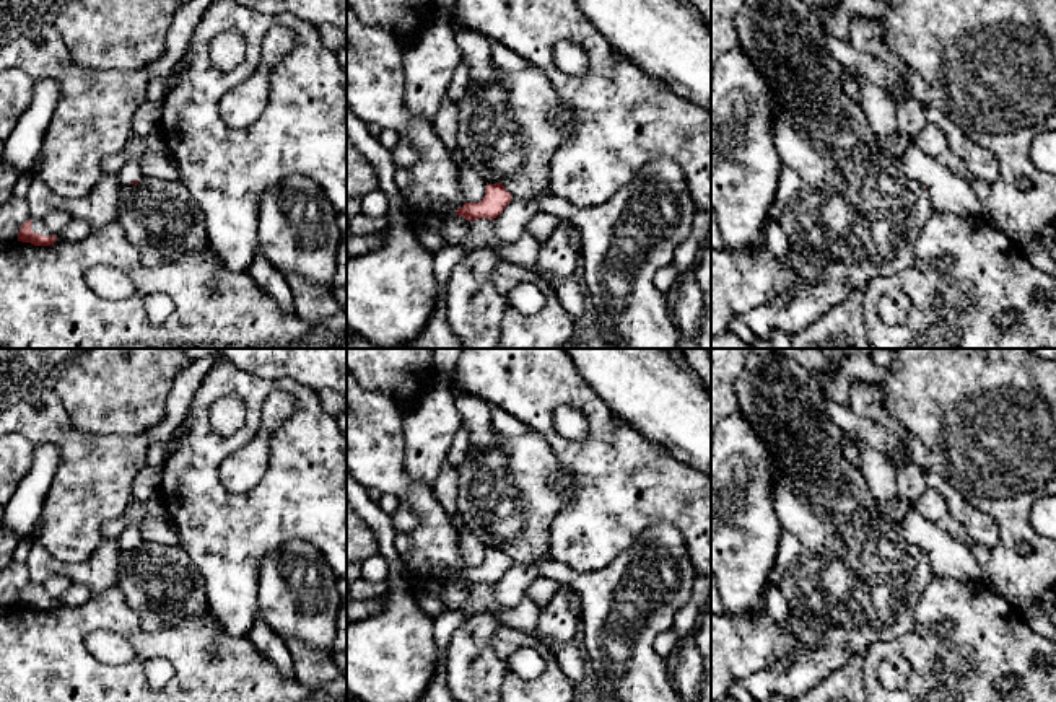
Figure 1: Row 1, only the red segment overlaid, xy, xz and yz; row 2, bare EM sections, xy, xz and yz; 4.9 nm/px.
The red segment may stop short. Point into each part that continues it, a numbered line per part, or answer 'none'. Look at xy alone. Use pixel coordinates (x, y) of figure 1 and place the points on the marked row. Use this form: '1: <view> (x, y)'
1: xy (130, 171)
2: xy (36, 225)

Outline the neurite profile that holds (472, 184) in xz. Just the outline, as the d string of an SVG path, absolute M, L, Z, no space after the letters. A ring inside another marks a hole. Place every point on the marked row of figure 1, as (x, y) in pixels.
M447 94L441 98L441 104L433 127L459 168L459 184L464 197L467 199L467 202L480 202L482 197L485 195L487 182L478 173L467 166L464 158L454 153L459 148L456 138L457 107L449 101Z

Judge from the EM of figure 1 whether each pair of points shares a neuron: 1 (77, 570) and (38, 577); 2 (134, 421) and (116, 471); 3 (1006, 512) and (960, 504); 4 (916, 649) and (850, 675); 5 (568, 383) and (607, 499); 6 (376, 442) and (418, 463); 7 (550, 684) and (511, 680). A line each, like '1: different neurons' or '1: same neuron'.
1: same neuron
2: different neurons
3: different neurons
4: different neurons
5: same neuron
6: different neurons
7: same neuron

